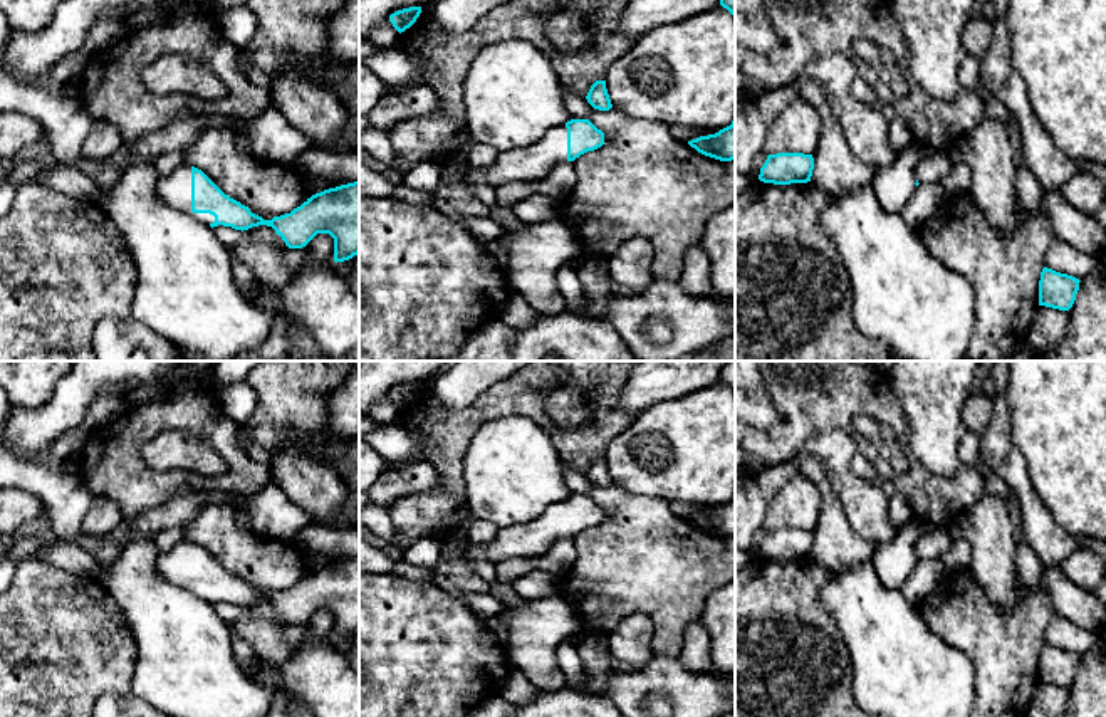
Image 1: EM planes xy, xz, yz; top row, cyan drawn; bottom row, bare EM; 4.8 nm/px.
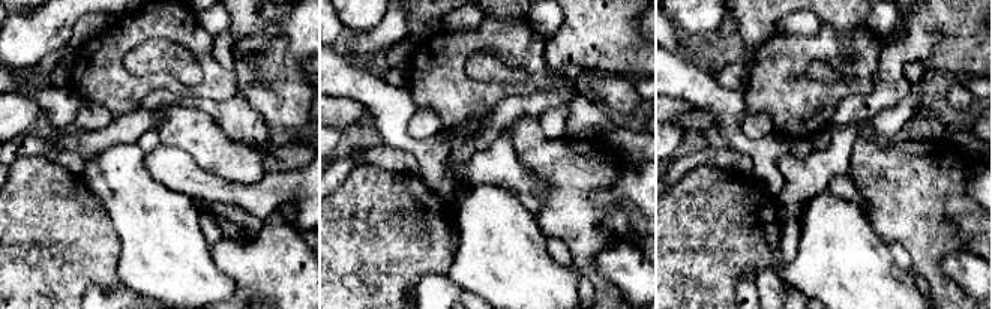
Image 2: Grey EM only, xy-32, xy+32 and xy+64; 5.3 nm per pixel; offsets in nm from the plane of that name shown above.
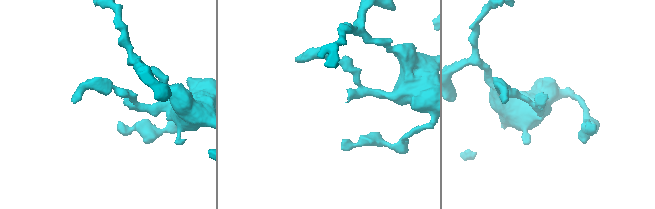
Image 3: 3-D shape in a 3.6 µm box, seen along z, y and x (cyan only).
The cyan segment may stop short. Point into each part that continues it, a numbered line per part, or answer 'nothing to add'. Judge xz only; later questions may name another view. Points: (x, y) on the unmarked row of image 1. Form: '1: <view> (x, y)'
1: xz (534, 539)

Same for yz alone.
1: yz (893, 561)

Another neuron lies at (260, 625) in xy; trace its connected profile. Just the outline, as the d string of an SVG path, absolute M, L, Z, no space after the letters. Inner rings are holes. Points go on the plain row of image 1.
M258 601L243 606L243 610L245 613L228 626L230 631L252 645L255 655L274 667L279 667L294 655L295 645L289 643L284 636L289 623L272 603Z

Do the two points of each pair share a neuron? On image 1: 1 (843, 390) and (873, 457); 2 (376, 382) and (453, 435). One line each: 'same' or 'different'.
1: same
2: different

